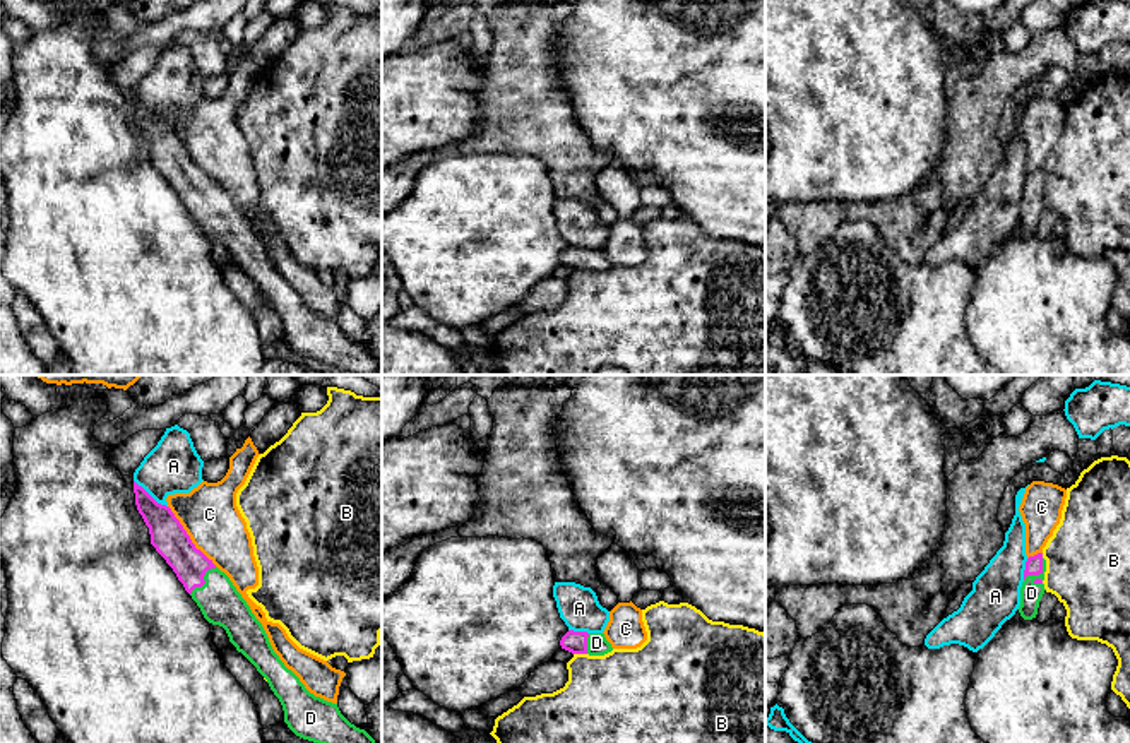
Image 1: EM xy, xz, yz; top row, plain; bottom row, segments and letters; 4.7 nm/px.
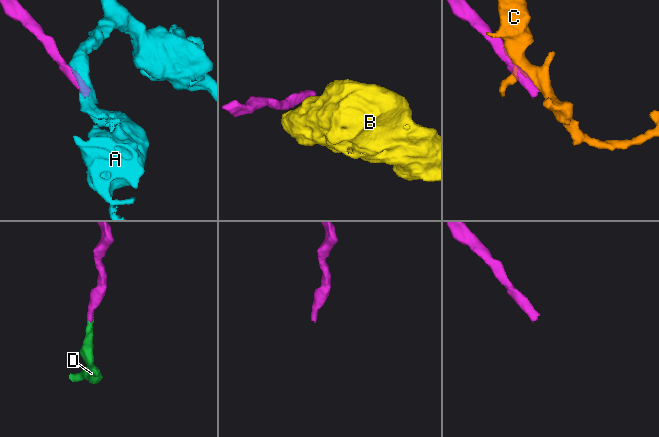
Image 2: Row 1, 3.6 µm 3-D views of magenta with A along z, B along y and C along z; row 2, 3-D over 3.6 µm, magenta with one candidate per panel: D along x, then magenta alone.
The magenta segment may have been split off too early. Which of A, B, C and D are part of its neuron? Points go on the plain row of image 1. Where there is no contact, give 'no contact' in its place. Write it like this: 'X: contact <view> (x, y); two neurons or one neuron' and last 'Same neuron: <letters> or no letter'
A: contact xy (149, 112); two neurons
B: contact xz (581, 269); two neurons
C: contact xy (189, 153); two neurons
D: contact yz (1038, 190); one neuron
Same neuron: D

